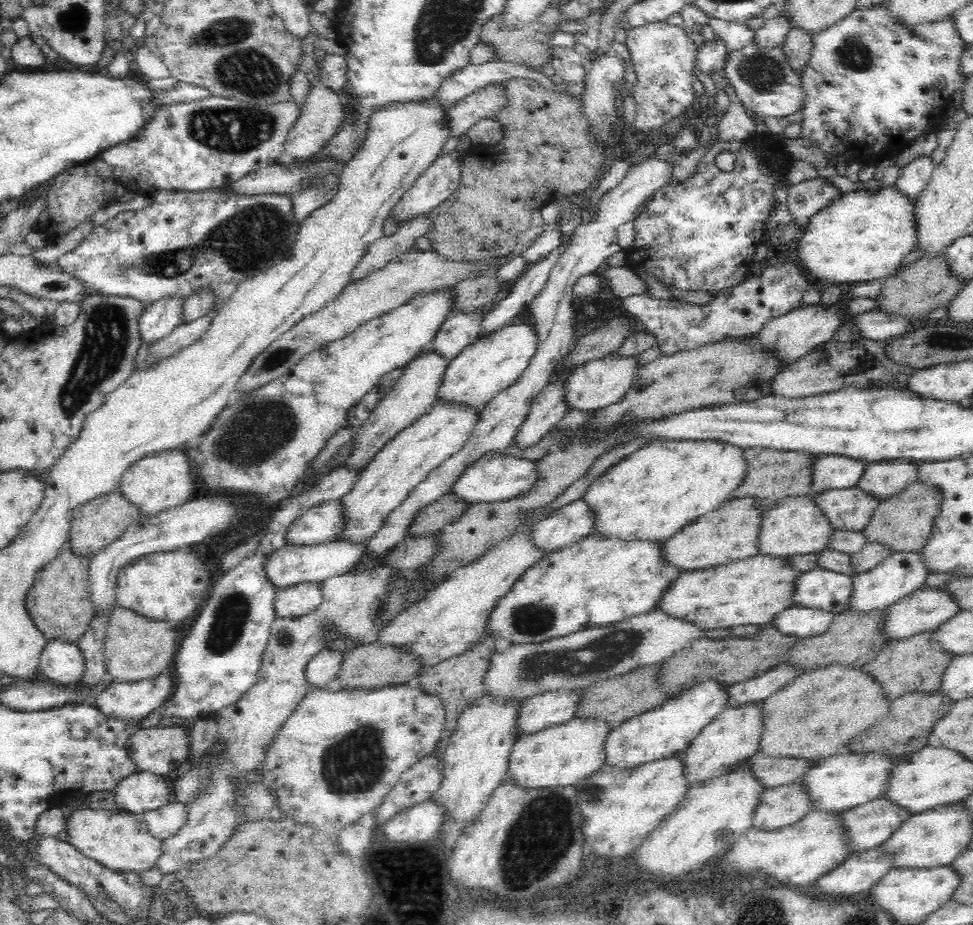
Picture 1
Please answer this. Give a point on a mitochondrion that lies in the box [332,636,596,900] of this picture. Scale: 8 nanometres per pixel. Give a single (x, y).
(542, 835)

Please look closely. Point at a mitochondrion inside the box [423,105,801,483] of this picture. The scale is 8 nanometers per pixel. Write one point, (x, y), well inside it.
(604, 119)

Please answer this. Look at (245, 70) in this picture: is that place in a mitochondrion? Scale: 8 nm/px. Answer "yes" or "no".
yes

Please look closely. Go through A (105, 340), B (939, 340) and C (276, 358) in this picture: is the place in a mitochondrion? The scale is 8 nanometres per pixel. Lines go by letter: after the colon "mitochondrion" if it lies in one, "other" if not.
A: mitochondrion
B: mitochondrion
C: mitochondrion

